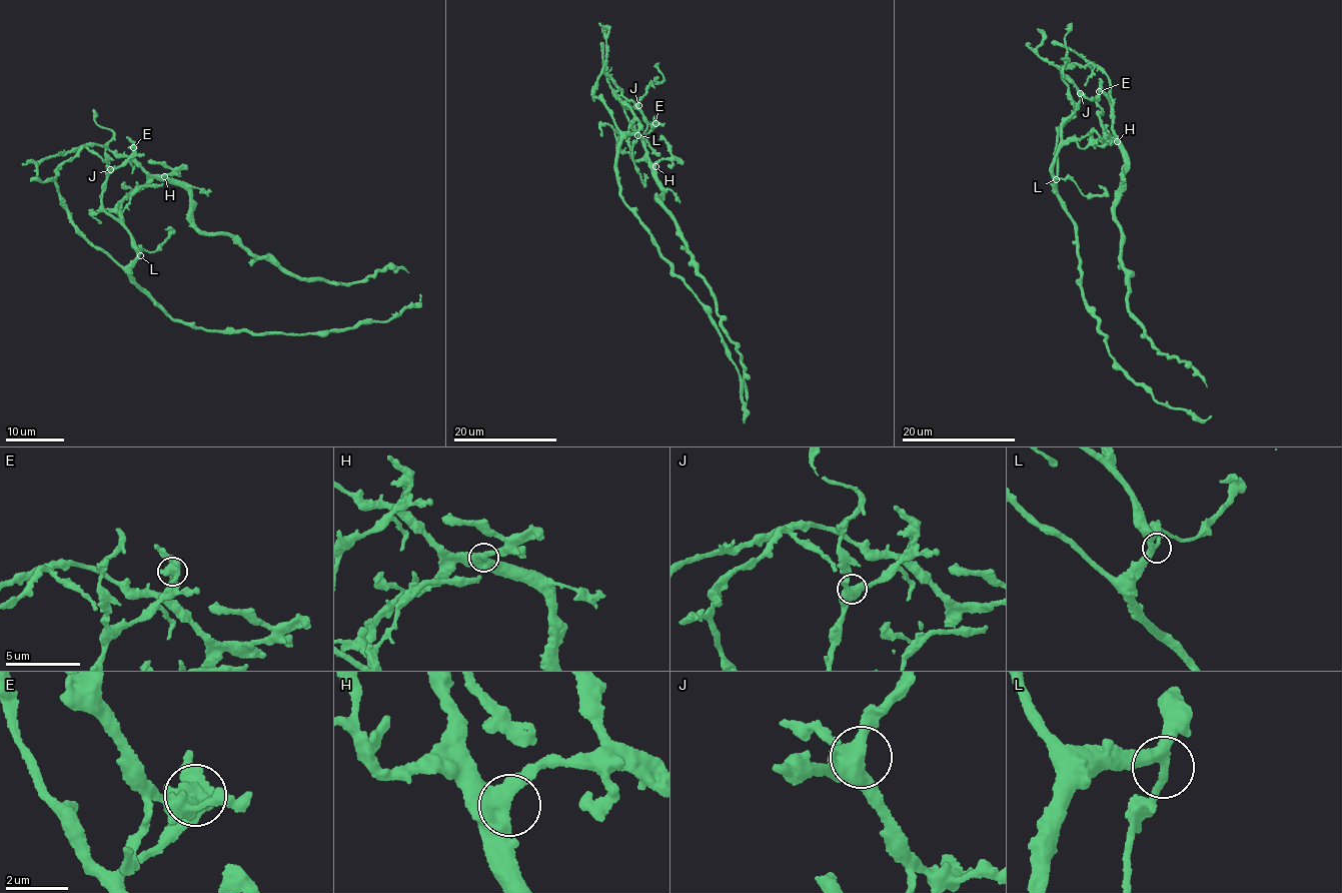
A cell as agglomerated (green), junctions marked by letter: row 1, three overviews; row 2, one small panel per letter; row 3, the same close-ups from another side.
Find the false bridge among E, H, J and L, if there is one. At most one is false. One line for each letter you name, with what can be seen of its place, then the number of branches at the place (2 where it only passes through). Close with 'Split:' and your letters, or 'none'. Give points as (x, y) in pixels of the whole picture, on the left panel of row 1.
E: at (133, 147); 3 branches meet
Split: E

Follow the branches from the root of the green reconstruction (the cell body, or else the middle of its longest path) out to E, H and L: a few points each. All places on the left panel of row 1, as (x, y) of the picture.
E: (125, 227), (104, 209), (101, 197), (105, 178), (130, 156), (133, 147)
H: (125, 227), (117, 210), (123, 199), (155, 177), (164, 176)
L: (125, 227), (135, 252), (140, 255)

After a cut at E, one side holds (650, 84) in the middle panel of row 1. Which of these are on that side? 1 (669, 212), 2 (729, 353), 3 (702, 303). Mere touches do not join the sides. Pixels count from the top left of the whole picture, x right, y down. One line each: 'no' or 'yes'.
1: no
2: yes
3: yes

